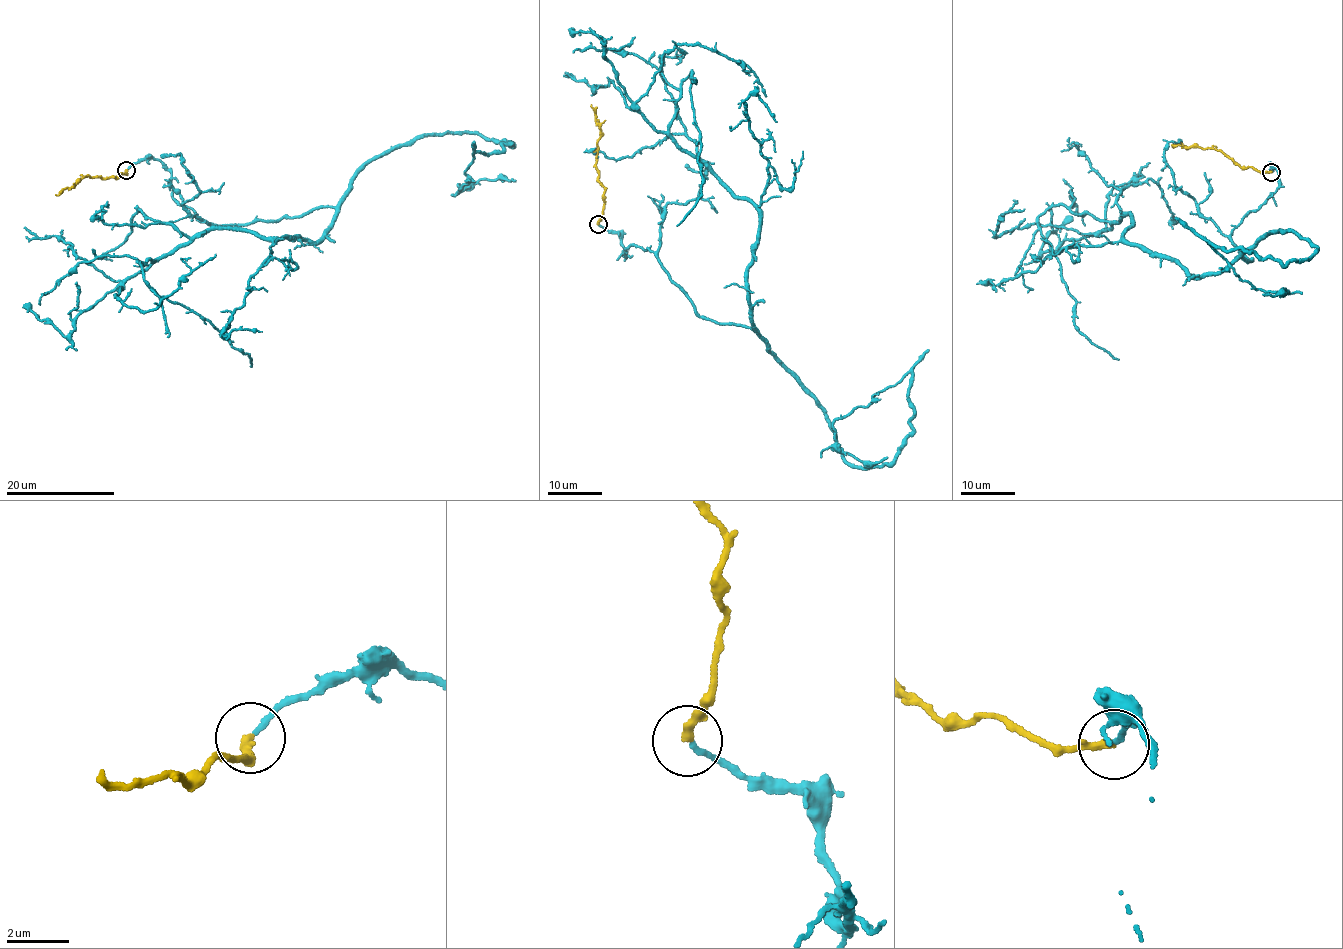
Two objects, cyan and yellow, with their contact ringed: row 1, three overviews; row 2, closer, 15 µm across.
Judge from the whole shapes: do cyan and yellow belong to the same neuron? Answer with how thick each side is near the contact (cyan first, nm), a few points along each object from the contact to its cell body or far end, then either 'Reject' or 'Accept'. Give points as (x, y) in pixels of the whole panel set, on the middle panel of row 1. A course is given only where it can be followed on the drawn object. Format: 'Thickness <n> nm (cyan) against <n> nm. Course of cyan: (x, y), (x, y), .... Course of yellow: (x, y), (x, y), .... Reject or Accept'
Thickness 180 nm (cyan) against 260 nm. Course of cyan: (598, 225), (755, 331), (758, 213), (669, 131), (692, 71), (702, 179), (677, 225). Course of yellow: (598, 223), (602, 214), (604, 187), (596, 164), (600, 126), (591, 105). Accept

